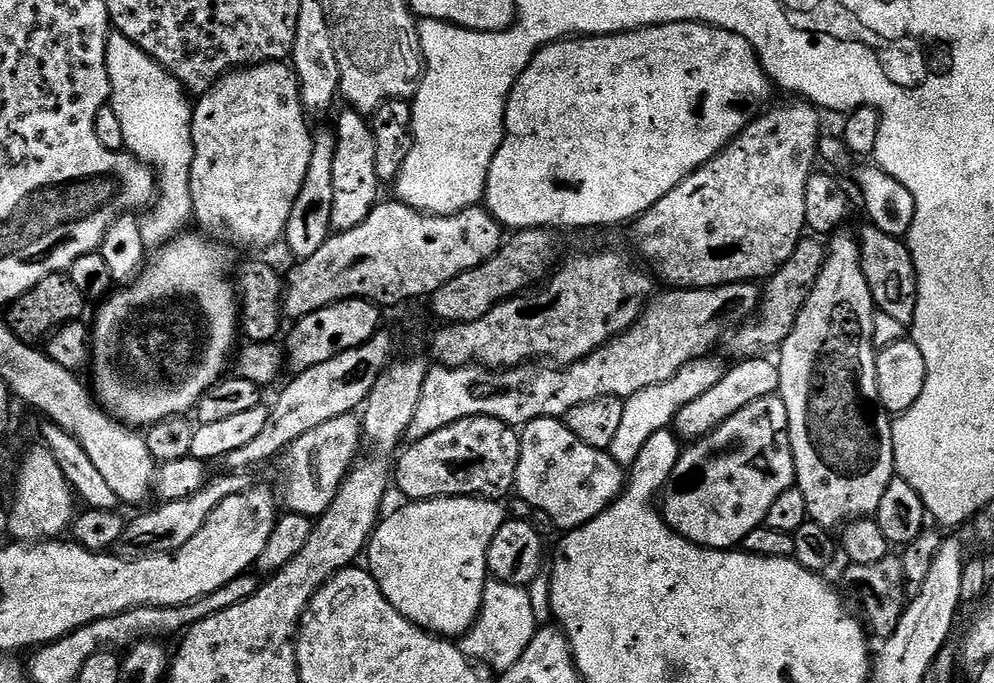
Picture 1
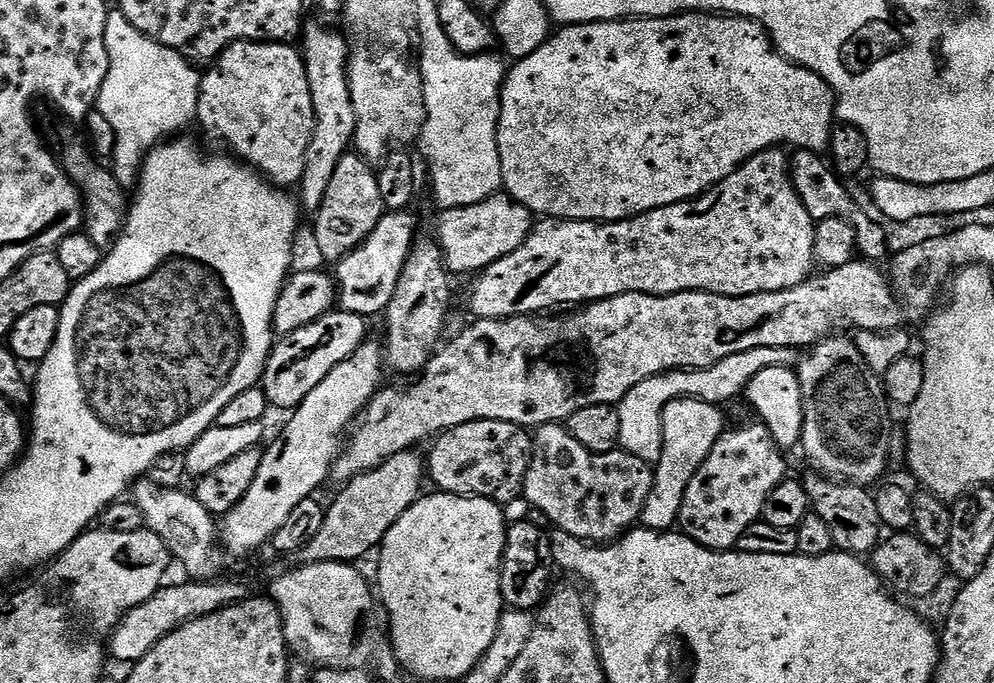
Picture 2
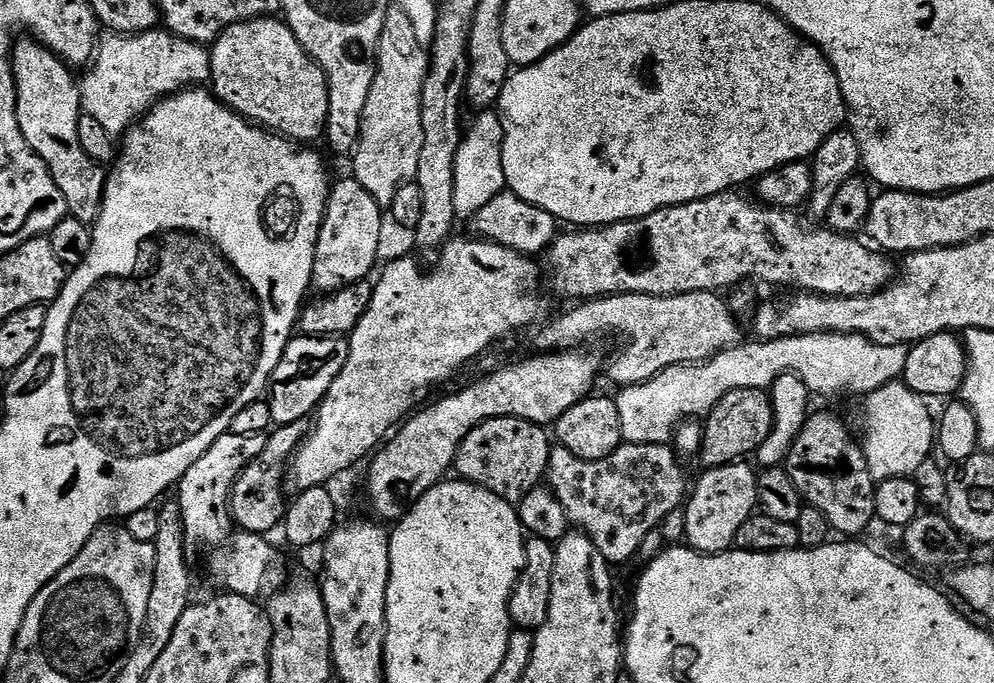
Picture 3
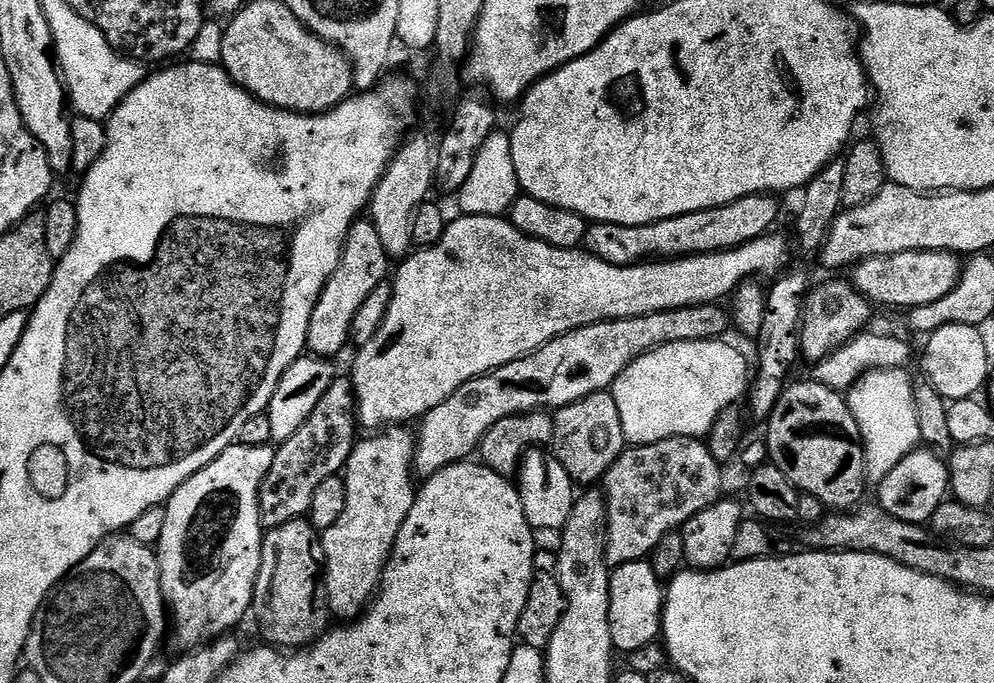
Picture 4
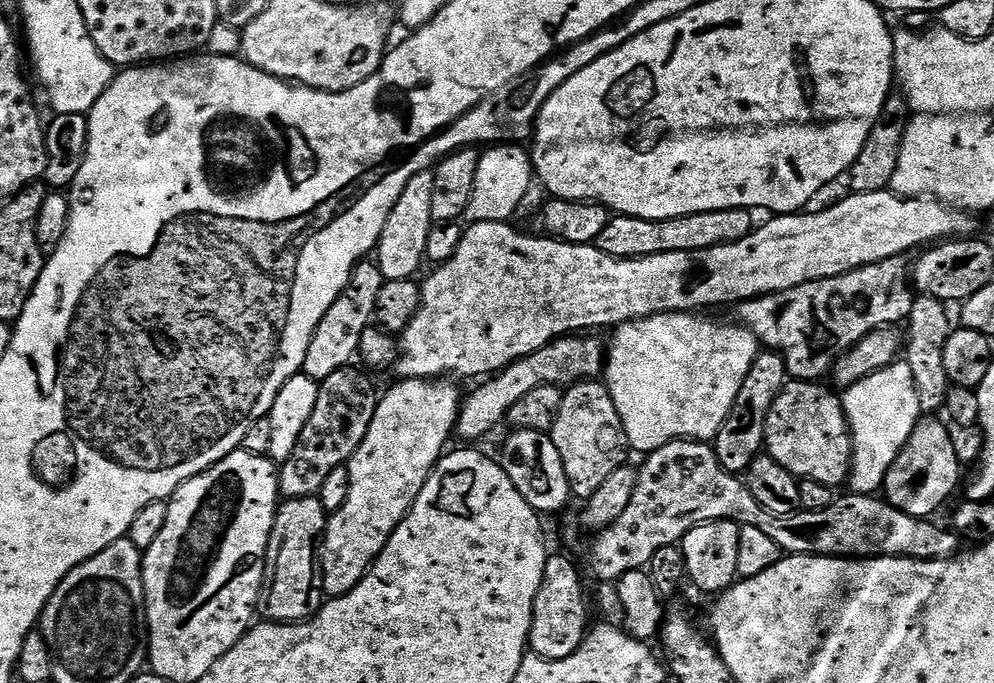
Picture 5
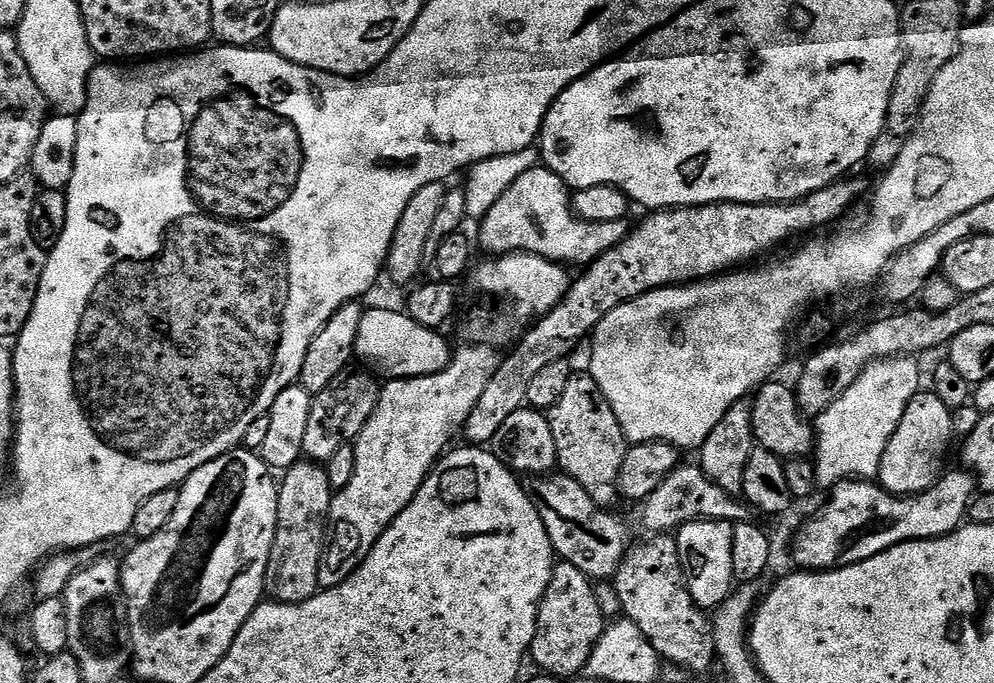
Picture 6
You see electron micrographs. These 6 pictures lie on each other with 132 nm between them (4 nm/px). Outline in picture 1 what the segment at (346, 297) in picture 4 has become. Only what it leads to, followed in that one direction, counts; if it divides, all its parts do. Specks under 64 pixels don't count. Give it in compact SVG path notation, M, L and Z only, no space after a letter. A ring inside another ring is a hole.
M347 110L336 120L336 154L334 156L334 210L332 226L345 232L362 222L376 209L382 185L376 173L376 134L367 119L355 110Z

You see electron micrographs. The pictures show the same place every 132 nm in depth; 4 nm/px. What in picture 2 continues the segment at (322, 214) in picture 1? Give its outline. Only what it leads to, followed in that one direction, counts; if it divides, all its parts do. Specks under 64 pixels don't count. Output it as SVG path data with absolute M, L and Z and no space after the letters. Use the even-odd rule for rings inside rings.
M309 23L302 32L302 55L306 66L306 78L310 82L310 94L314 102L314 134L306 150L306 170L298 185L298 200L309 213L315 214L330 190L330 178L338 170L338 162L349 155L356 139L356 115L348 85L348 42L339 31L320 32L316 24Z

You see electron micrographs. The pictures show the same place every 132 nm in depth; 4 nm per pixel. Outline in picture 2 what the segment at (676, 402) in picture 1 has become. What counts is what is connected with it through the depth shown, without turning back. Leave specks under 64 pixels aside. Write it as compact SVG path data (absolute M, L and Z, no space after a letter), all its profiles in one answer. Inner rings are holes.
M759 348L758 350L742 350L742 354L730 354L730 358L722 358L709 368L693 368L678 372L663 372L660 376L646 378L646 382L638 382L630 394L620 401L620 448L623 451L642 458L646 463L655 466L662 454L662 414L663 408L671 400L680 397L692 397L705 400L719 406L726 405L736 395L743 393L756 374L767 367L795 365L798 360L797 349L794 348Z

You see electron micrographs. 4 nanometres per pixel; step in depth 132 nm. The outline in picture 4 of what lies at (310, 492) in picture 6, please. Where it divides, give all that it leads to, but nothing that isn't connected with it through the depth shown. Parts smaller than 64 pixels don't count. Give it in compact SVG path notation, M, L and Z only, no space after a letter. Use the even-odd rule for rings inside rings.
M307 519L295 520L294 522L286 522L286 526L278 526L277 528L270 528L265 531L264 545L262 546L262 562L258 570L258 578L254 586L254 594L252 595L252 607L250 609L251 615L256 615L256 620L260 623L262 631L268 635L267 643L273 648L281 650L304 650L316 643L325 632L329 631L330 623L330 609L328 606L328 595L324 589L324 545L322 543L321 533L317 532L313 524L308 523Z

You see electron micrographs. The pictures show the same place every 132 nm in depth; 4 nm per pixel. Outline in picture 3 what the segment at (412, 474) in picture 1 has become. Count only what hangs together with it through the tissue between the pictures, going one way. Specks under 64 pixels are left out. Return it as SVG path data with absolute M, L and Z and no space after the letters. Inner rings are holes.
M513 416L494 418L466 434L456 455L454 472L459 479L482 486L498 494L498 498L519 505L526 494L541 487L542 481L536 477L536 472L547 473L553 447L553 437L545 425Z

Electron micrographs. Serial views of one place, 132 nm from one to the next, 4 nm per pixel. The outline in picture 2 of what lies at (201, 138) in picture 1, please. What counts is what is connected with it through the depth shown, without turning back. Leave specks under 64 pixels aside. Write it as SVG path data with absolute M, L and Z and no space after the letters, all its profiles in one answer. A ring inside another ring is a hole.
M235 40L201 75L196 120L216 140L229 144L231 155L277 186L299 185L306 170L306 150L314 134L314 102L303 55L292 44Z

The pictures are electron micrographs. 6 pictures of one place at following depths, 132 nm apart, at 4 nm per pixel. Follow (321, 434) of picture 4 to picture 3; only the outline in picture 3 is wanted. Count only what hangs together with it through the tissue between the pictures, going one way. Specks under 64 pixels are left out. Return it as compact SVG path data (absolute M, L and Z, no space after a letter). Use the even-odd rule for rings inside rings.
M299 420L298 422L290 422L289 424L281 424L279 426L273 427L271 431L267 433L268 441L266 442L266 450L262 450L262 454L258 454L258 458L254 458L250 461L250 463L245 466L242 471L238 474L238 478L232 484L232 495L230 497L230 511L232 513L232 518L235 524L235 527L239 529L241 532L255 532L257 534L272 534L268 532L272 532L281 527L284 523L284 515L288 513L288 506L290 503L289 497L284 497L284 480L286 484L286 477L290 472L290 465L292 463L292 458L295 456L296 451L299 450L301 444L303 444L304 440L308 437L310 431L310 424L308 420Z

